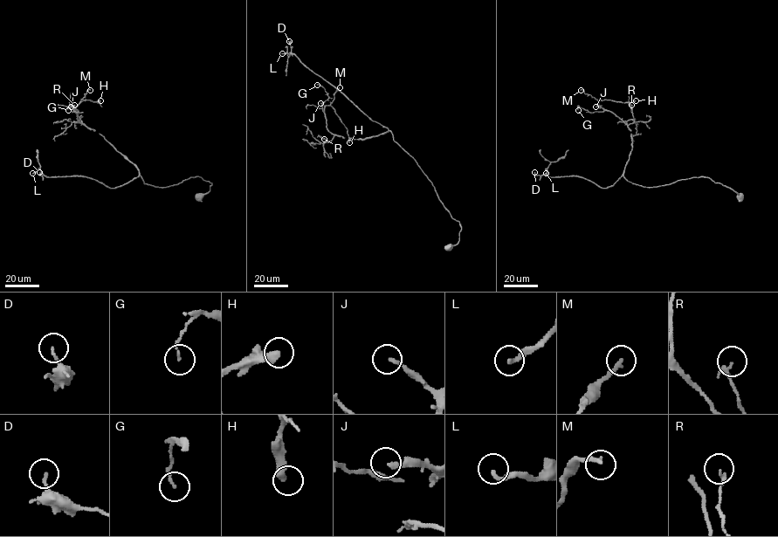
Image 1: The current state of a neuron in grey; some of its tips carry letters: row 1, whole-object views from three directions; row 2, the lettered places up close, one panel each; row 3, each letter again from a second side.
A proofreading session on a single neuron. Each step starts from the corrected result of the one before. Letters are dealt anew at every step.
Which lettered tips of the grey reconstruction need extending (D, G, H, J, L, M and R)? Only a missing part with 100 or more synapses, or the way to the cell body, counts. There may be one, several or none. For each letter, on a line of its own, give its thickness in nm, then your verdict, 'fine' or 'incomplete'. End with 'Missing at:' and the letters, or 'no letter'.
D: 140 nm | fine
G: 110 nm | fine
H: 440 nm | fine
J: 200 nm | fine
L: 200 nm | incomplete
M: 220 nm | fine
R: 180 nm | fine
Missing at: L

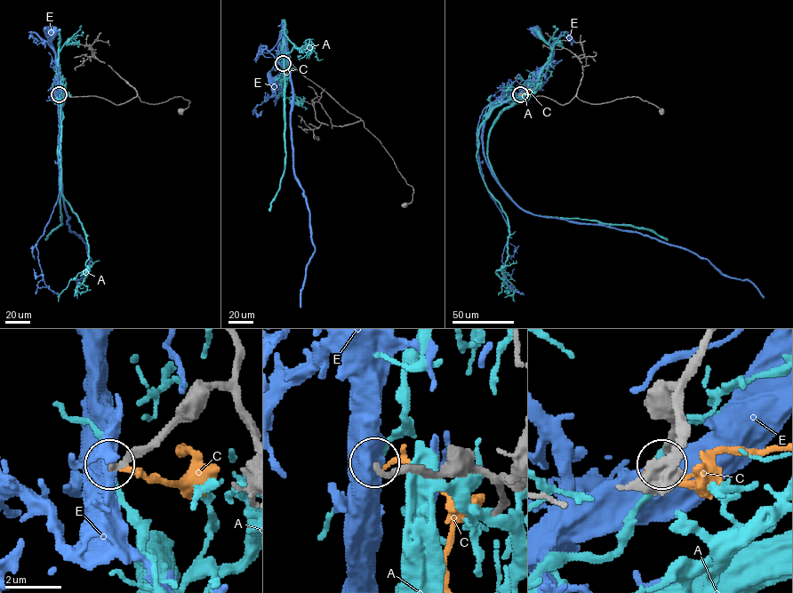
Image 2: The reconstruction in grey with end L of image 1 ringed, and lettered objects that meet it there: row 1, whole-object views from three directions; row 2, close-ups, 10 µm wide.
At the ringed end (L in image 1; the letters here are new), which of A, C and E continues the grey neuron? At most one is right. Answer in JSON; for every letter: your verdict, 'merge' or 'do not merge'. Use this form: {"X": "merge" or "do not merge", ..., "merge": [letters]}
{"A": "do not merge", "C": "do not merge", "E": "do not merge", "merge": []}

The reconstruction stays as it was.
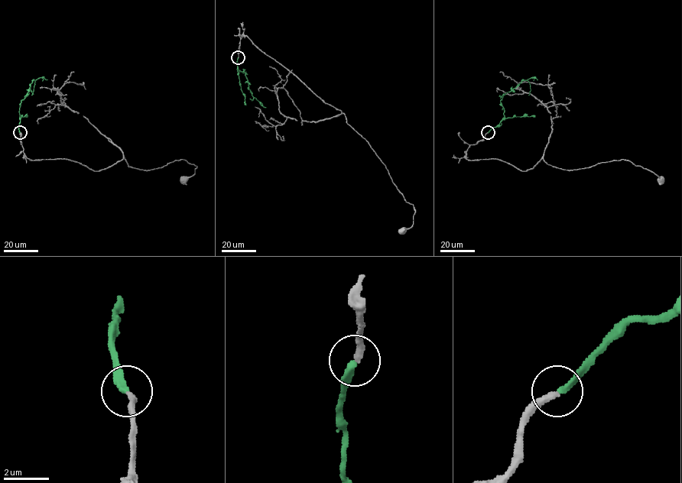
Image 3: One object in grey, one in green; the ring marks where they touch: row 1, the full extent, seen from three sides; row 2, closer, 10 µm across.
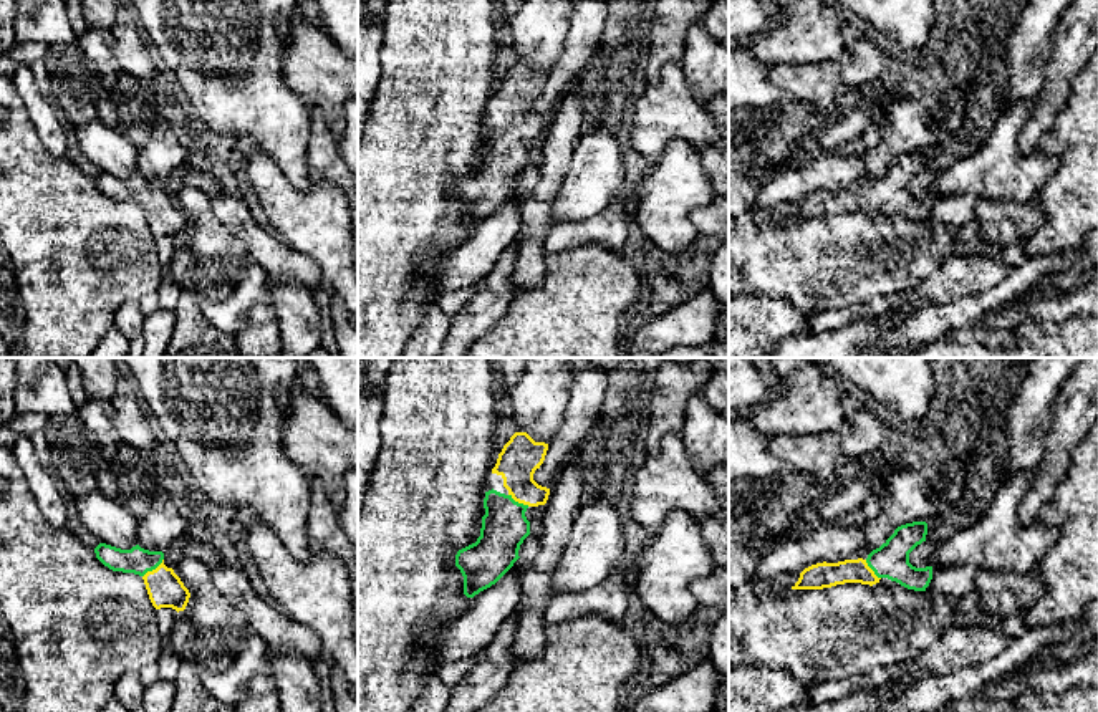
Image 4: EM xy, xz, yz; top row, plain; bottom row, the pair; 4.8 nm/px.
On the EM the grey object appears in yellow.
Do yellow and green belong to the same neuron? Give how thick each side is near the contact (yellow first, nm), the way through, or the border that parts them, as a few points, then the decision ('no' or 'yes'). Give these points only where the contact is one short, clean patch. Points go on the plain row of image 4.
170/130 nm | across xy (166, 219), (153, 199), (136, 189) | yes

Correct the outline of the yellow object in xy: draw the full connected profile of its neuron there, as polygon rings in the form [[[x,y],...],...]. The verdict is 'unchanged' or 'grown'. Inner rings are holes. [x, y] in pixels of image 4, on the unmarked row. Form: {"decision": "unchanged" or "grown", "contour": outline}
{"decision": "grown", "contour": [[[99,172],[94,182],[113,200],[139,204],[156,238],[172,237],[177,242],[185,238],[190,222],[174,199],[164,194],[162,180],[149,180],[139,174],[121,179]]]}

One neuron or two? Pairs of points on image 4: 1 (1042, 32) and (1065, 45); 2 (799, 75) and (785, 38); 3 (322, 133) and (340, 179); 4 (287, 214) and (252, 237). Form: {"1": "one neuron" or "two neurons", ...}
{"1": "two neurons", "2": "two neurons", "3": "one neuron", "4": "two neurons"}

